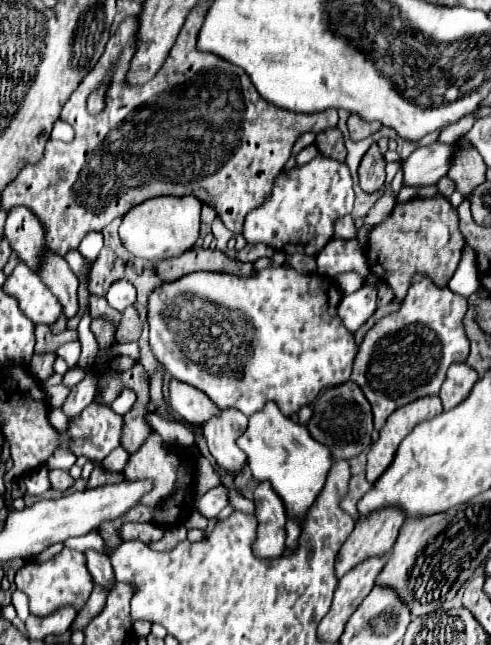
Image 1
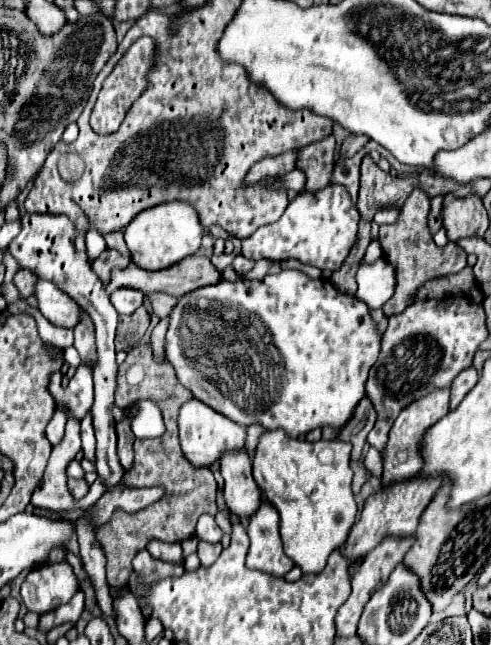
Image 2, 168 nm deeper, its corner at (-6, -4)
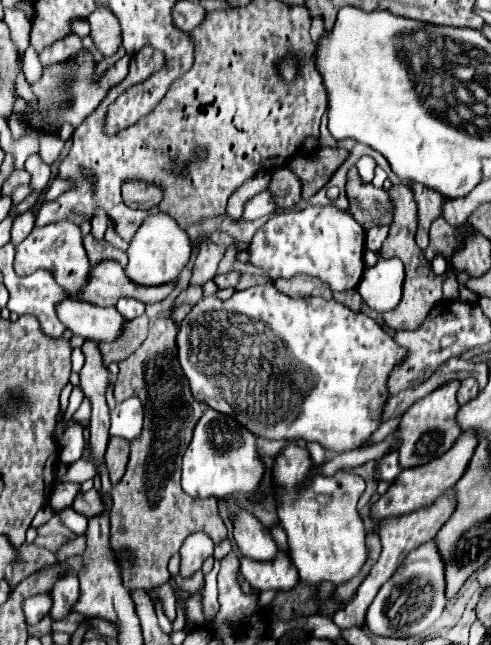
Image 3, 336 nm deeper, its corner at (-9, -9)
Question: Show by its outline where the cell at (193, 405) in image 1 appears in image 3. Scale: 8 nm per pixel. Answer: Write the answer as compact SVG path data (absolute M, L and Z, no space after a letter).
M207 408L199 424L195 424L193 440L183 456L183 490L195 498L229 498L251 492L259 484L263 472L265 464L259 460L255 436L231 416Z

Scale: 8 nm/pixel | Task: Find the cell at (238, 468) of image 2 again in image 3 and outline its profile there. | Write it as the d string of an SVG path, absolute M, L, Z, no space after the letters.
M239 510L233 522L233 538L243 556L253 560L273 560L277 546L271 532L249 510Z

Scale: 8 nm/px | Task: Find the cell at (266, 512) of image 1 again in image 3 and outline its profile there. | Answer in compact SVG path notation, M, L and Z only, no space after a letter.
M281 548L275 560L261 562L241 558L241 574L257 590L291 590L299 582L295 566L291 564L291 556Z

